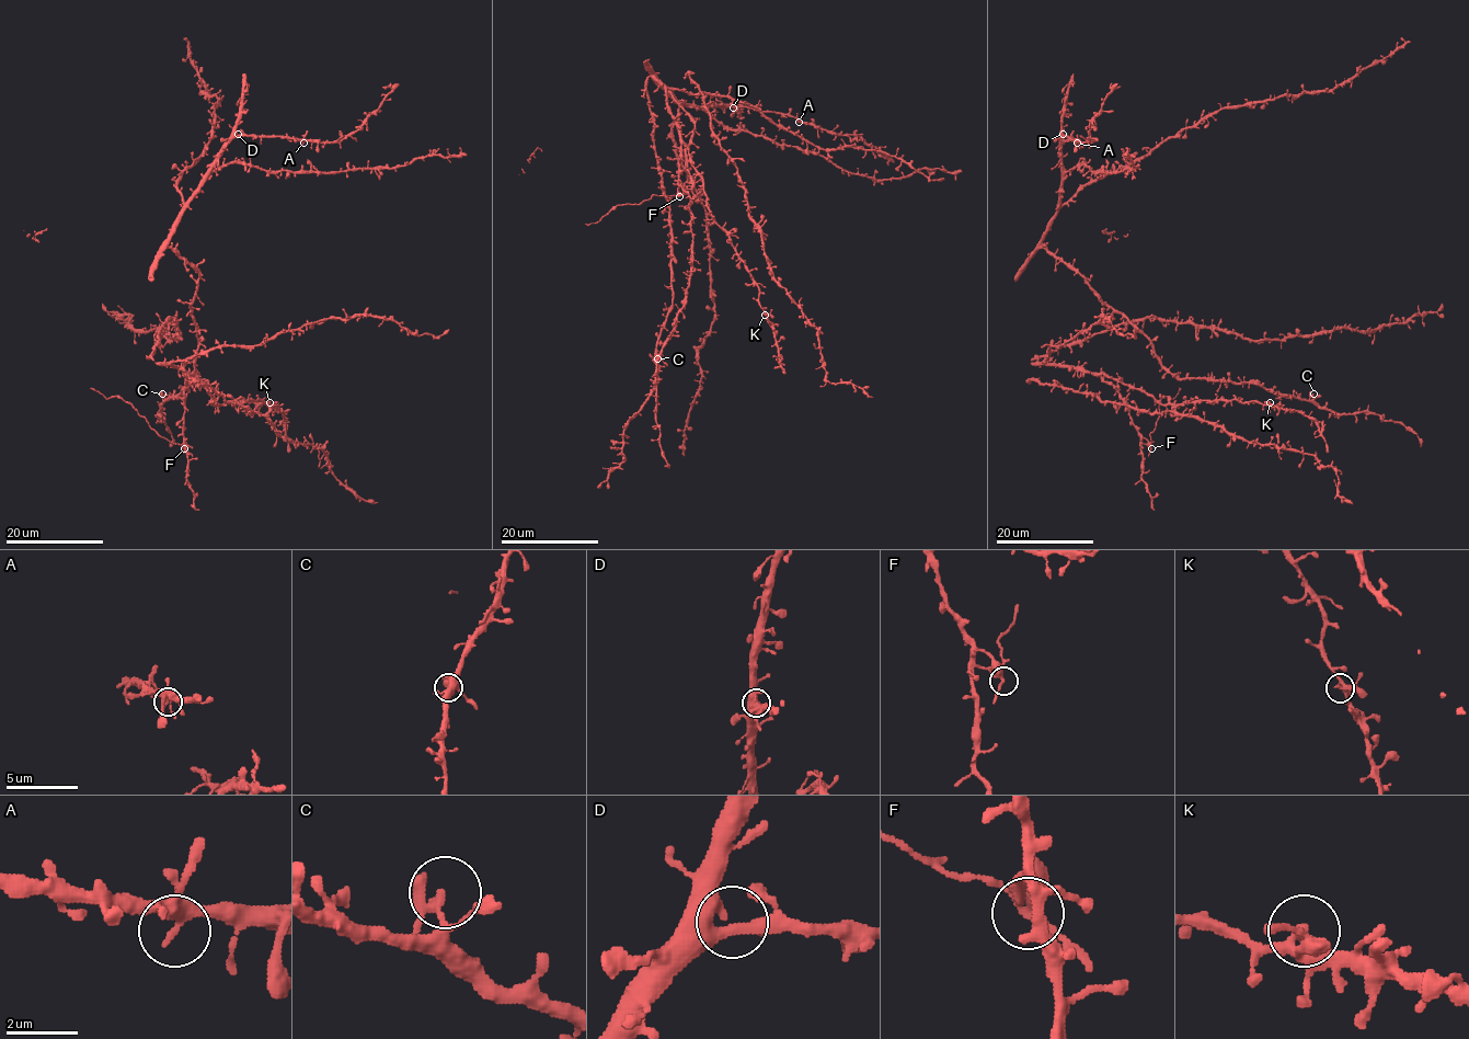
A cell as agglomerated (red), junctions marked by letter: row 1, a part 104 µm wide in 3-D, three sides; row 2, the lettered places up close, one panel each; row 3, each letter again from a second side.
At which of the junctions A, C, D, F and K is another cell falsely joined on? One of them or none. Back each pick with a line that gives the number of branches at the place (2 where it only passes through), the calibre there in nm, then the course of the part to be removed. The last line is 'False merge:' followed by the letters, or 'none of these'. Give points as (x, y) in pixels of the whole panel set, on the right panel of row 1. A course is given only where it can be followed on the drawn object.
F: Branches: 3. Thickness 280 nm. Course of the part to remove: (1151, 448), (1150, 436), (1159, 419), (1160, 399), (1173, 399), (1179, 388)
False merge: F

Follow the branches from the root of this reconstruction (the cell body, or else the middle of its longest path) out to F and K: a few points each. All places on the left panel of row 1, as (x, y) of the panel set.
F: (175, 324), (165, 323), (161, 328), (151, 358), (171, 363), (185, 374), (184, 448)
K: (175, 324), (165, 323), (159, 332), (151, 354), (155, 362), (190, 373), (207, 389), (214, 403), (270, 402)

